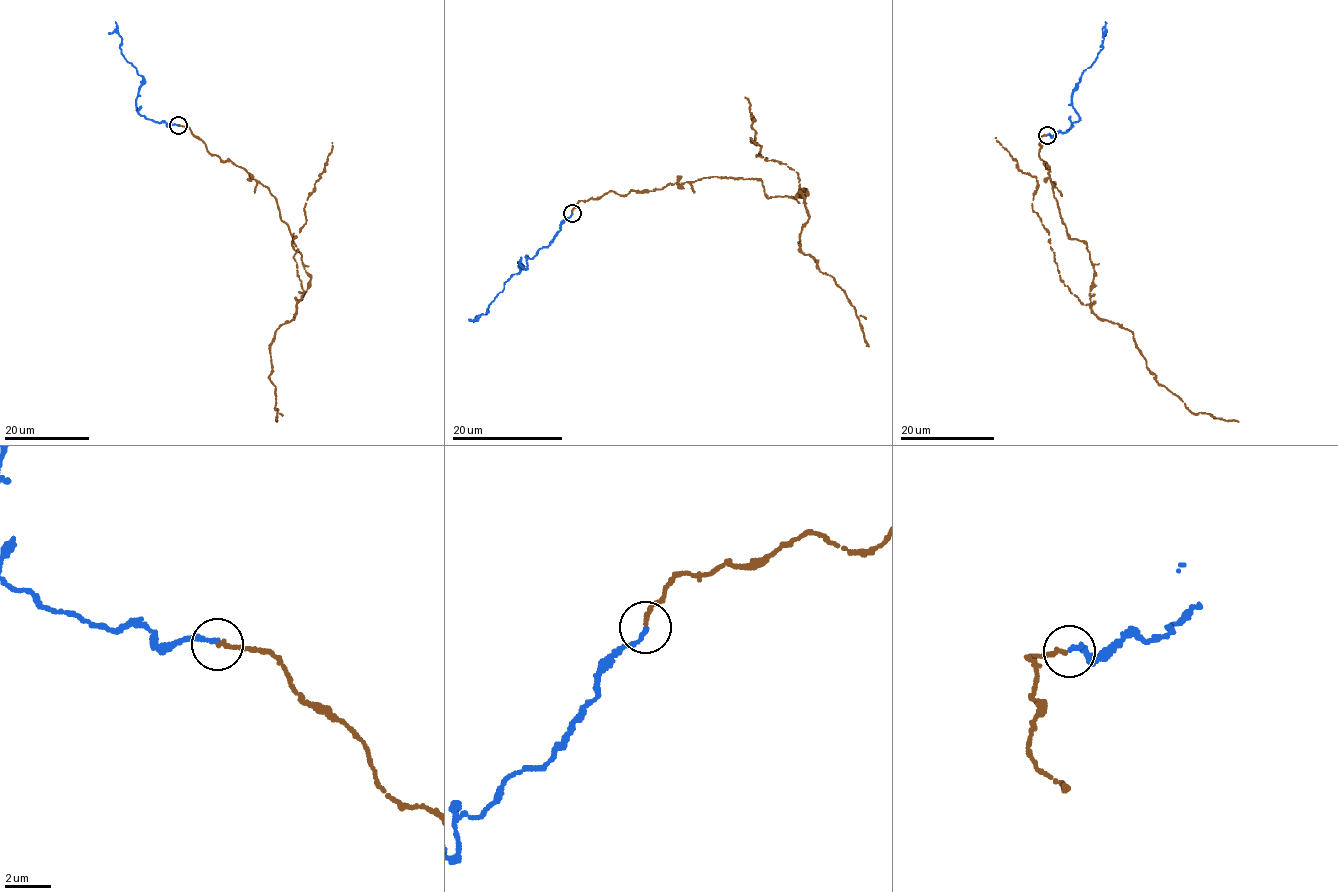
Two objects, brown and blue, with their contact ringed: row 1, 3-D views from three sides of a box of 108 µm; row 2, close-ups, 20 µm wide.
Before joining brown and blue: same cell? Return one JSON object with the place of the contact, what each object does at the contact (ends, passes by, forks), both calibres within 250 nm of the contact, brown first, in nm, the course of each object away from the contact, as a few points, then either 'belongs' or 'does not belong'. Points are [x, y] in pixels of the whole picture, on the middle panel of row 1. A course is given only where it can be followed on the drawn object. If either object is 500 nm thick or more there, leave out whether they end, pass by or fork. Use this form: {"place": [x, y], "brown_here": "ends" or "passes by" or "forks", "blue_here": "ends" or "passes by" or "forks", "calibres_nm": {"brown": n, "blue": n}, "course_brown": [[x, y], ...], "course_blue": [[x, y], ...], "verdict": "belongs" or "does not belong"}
{"place": [572, 213], "brown_here": "ends", "blue_here": "ends", "calibres_nm": {"brown": 220, "blue": 200}, "course_brown": [[571, 213], [606, 192], [716, 176], [756, 178], [769, 198], [805, 194], [797, 173], [756, 157], [745, 97]], "course_blue": [[571, 213], [552, 242], [528, 258], [525, 269], [518, 261], [521, 269], [503, 284], [486, 312], [472, 320]], "verdict": "belongs"}

